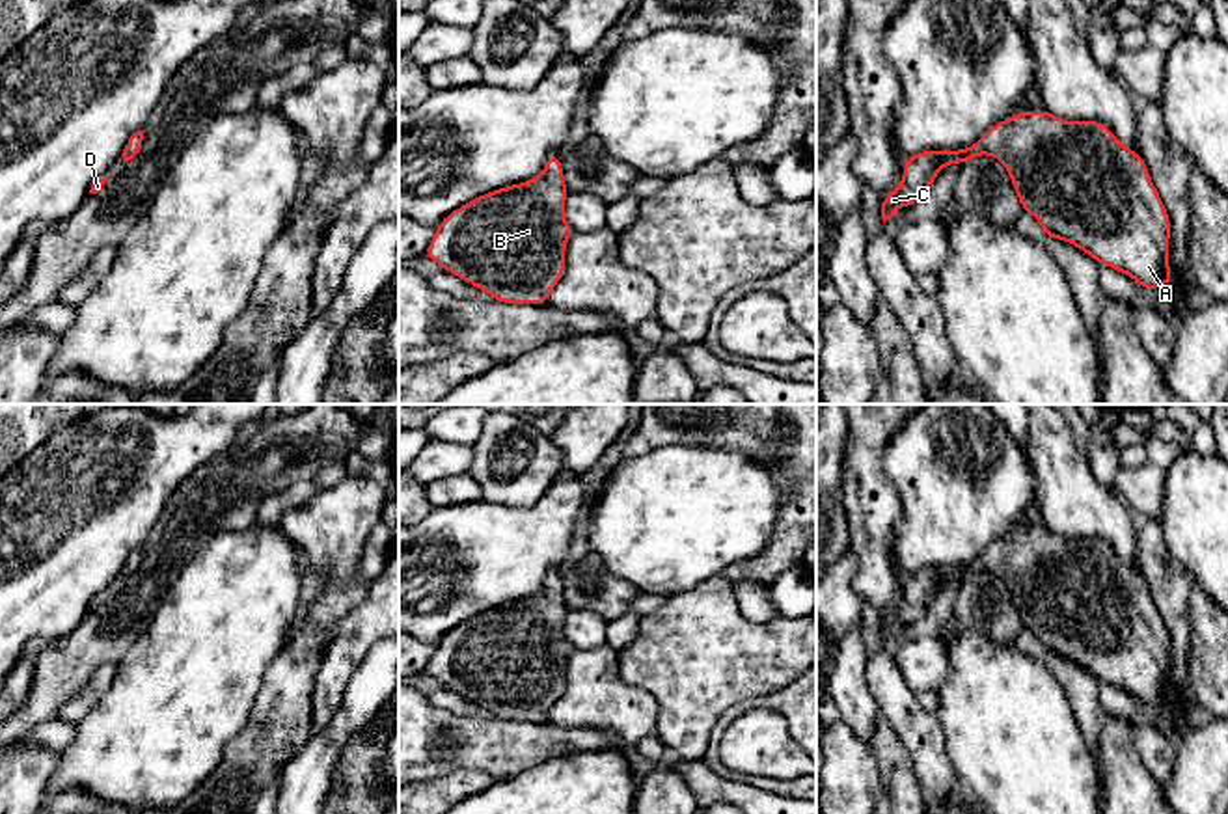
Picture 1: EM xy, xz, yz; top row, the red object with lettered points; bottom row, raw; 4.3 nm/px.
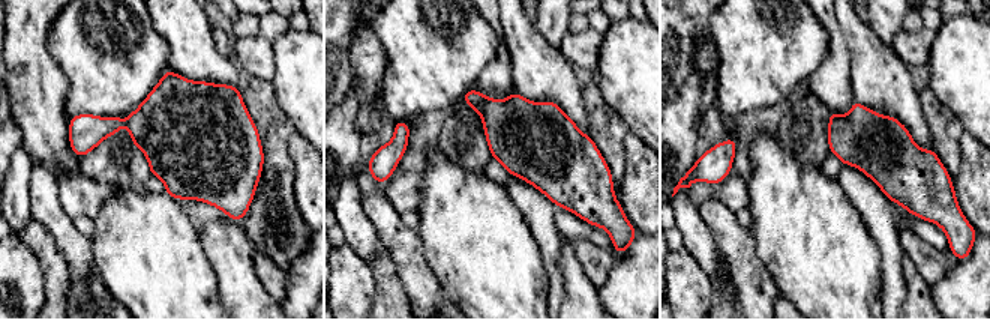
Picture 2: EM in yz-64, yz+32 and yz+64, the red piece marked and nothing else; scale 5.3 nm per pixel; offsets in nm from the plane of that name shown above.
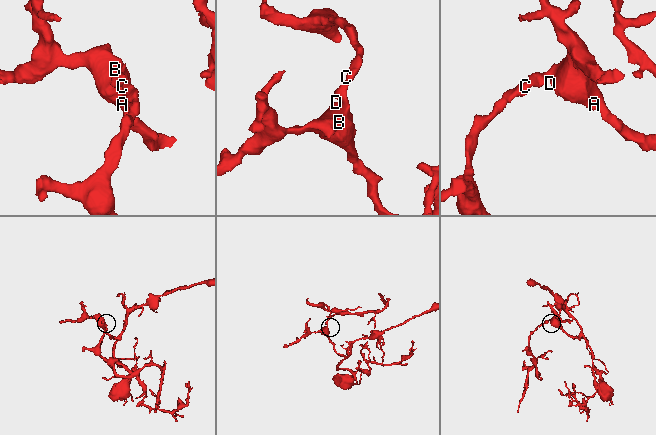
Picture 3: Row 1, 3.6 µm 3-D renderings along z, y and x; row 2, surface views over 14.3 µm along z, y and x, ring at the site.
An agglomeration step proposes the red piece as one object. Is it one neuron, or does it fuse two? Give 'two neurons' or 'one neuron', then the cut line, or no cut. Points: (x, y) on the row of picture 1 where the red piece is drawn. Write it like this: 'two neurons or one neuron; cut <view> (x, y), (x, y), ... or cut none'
one neuron; cut none

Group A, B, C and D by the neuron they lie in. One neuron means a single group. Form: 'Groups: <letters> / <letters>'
Groups: A B C D

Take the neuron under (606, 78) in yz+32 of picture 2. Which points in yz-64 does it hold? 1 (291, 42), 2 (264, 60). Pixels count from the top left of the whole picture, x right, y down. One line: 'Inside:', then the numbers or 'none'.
Inside: 1

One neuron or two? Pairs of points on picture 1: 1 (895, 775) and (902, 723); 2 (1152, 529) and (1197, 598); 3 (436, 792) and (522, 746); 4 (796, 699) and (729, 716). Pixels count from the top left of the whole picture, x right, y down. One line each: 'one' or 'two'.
1: two
2: two
3: two
4: one

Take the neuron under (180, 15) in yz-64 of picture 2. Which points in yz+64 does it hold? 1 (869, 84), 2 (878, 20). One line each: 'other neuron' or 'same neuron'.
1: same neuron
2: other neuron

